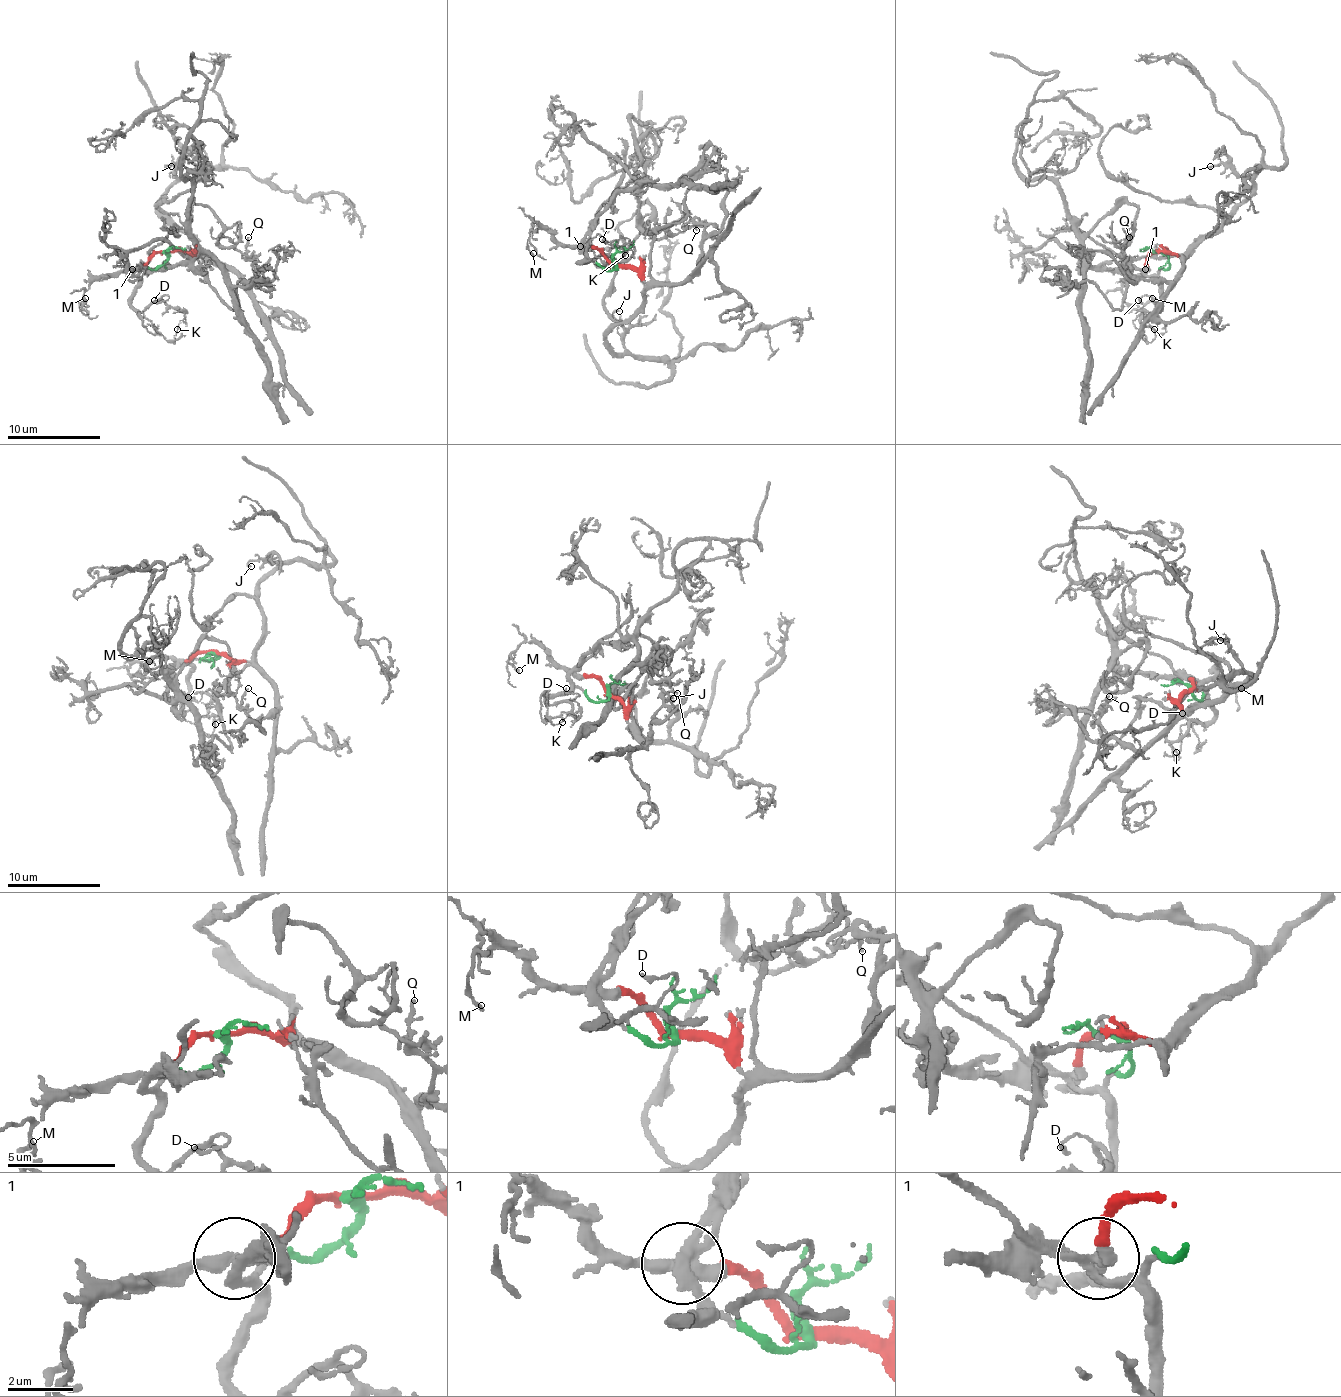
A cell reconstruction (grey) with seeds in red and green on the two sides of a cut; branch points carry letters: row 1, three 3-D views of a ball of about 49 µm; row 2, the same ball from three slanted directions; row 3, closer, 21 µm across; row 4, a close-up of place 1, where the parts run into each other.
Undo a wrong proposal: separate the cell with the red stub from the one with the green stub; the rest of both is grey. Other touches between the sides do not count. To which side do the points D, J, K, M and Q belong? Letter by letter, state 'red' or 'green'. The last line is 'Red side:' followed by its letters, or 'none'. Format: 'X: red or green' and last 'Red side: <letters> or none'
D: green
J: red
K: green
M: red
Q: red
Red side: J, M, Q

